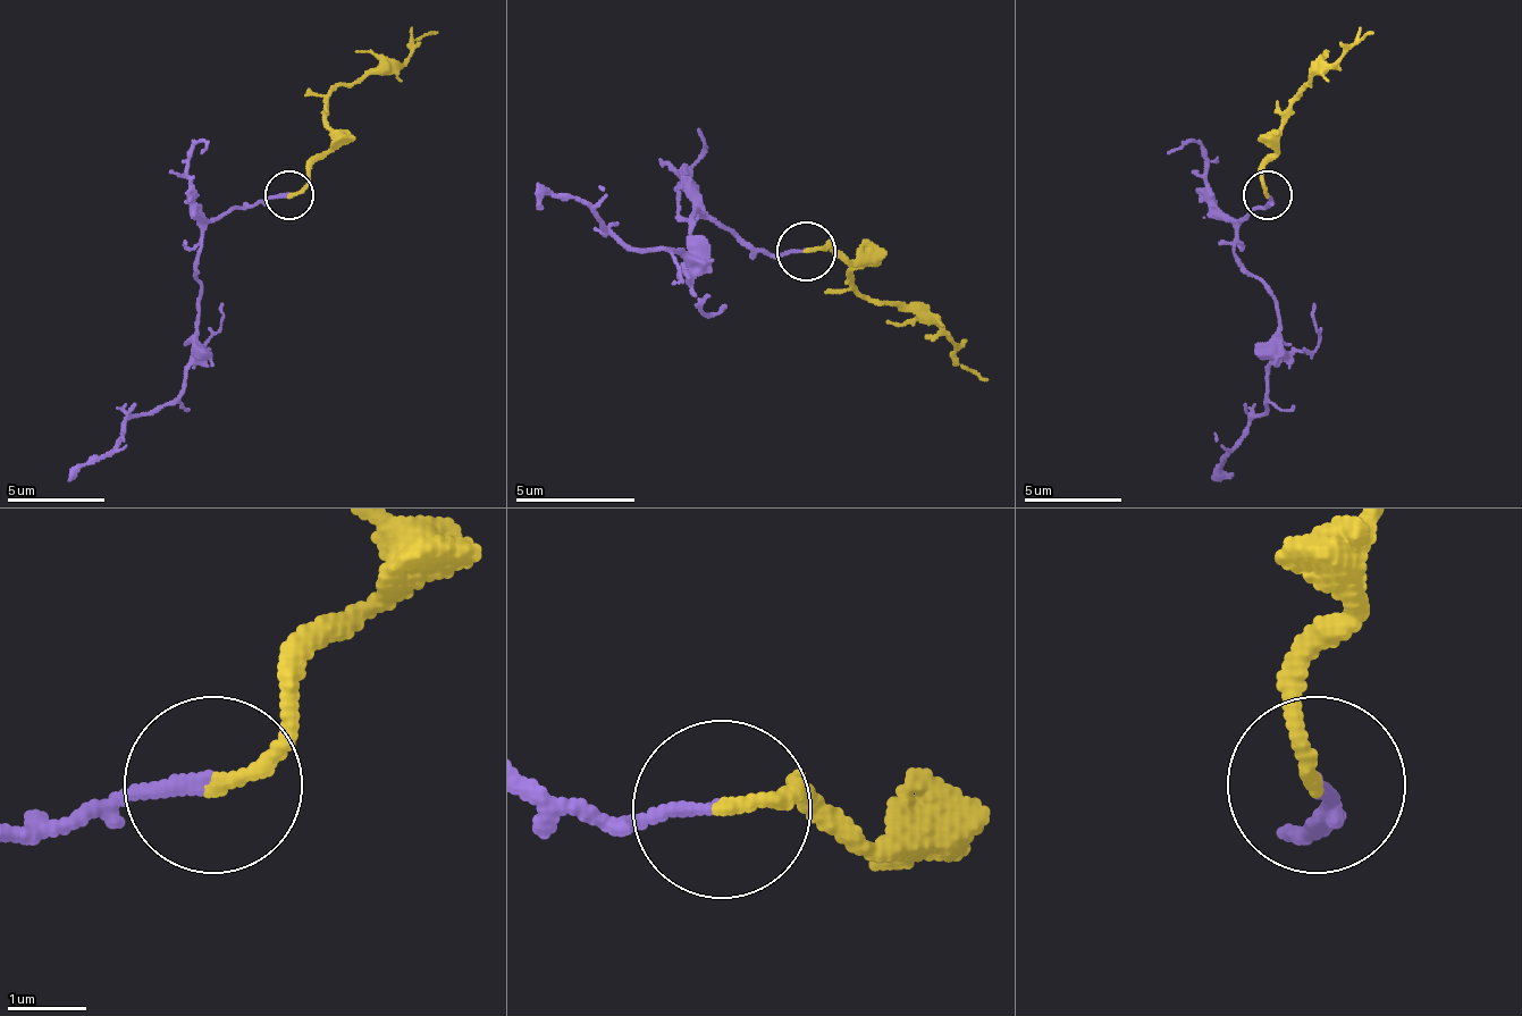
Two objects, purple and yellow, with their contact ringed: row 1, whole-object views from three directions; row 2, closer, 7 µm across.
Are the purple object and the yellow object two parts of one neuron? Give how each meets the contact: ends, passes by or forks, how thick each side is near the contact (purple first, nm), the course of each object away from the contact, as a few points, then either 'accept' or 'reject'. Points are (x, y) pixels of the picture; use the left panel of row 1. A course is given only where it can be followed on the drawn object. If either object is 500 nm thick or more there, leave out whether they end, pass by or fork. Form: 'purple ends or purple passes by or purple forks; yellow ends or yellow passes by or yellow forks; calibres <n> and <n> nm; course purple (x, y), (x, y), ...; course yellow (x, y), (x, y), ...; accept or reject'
purple ends; yellow ends; calibres 160 and 170 nm; course purple (291, 194), (232, 209), (202, 233), (198, 262), (198, 360), (168, 404), (134, 413), (104, 453), (66, 483); course yellow (291, 194), (329, 145), (329, 97), (384, 72), (393, 72), (418, 38), (437, 33); accept

